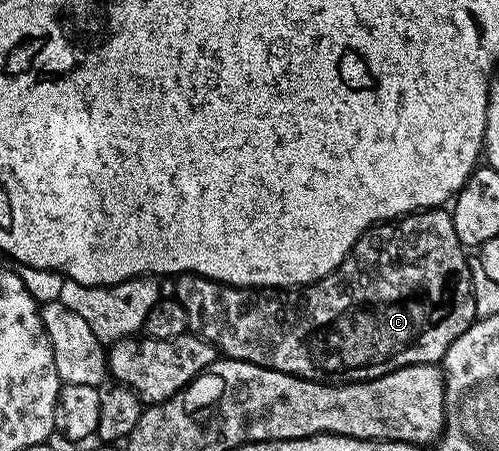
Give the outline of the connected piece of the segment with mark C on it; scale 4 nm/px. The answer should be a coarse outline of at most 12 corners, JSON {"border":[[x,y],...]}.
{"border":[[446,209],[304,287],[177,276],[190,331],[317,383],[441,364],[478,315]]}

